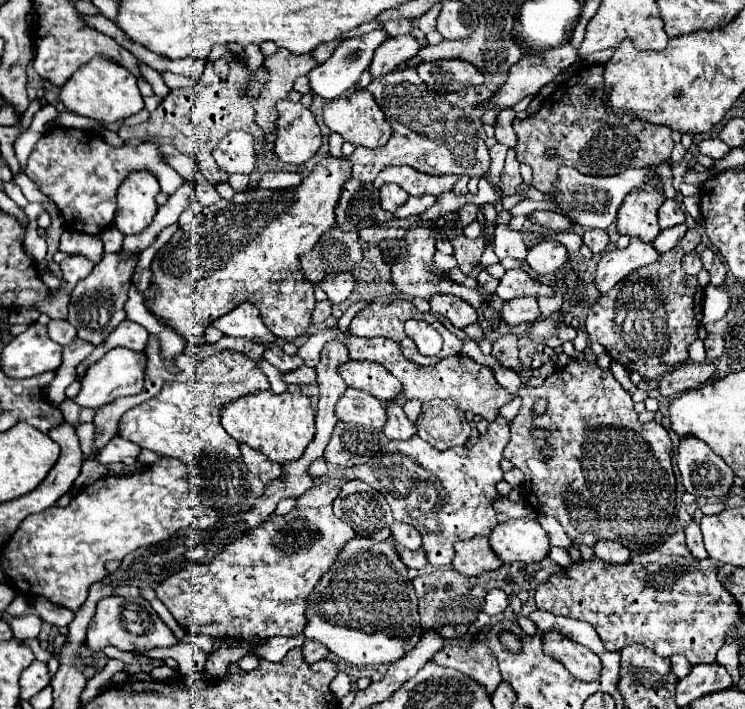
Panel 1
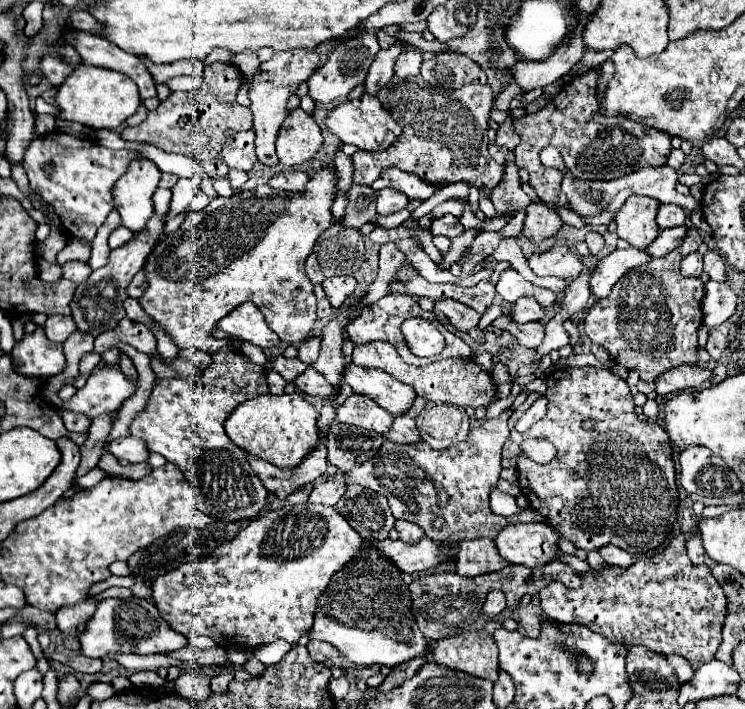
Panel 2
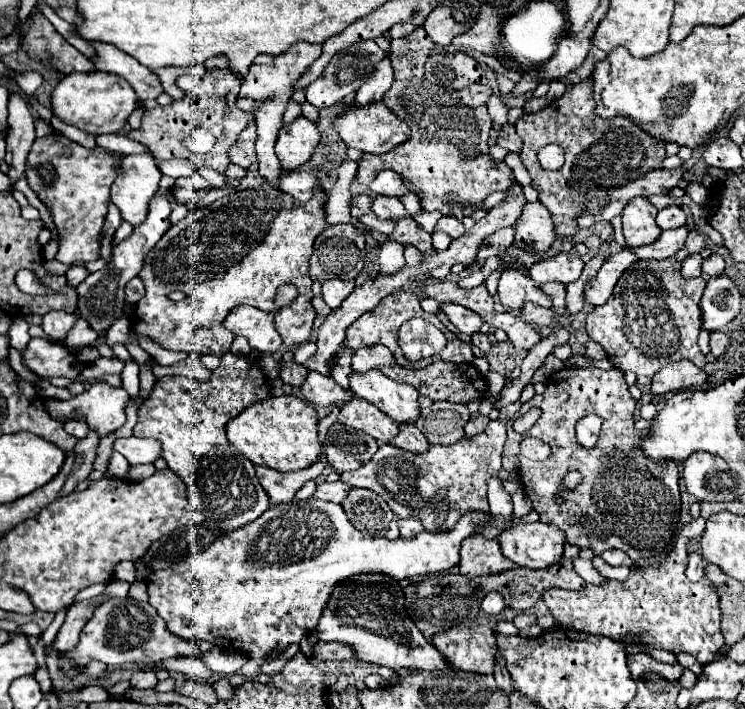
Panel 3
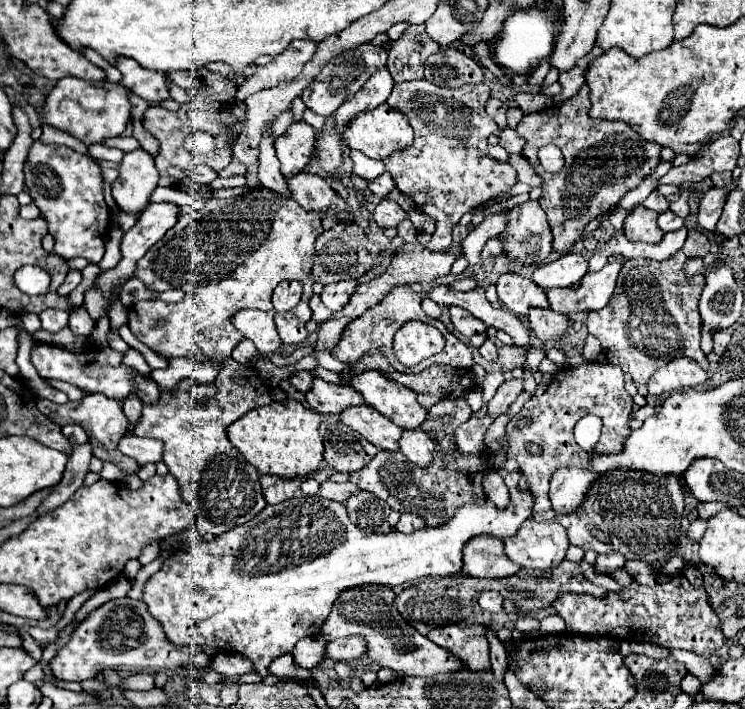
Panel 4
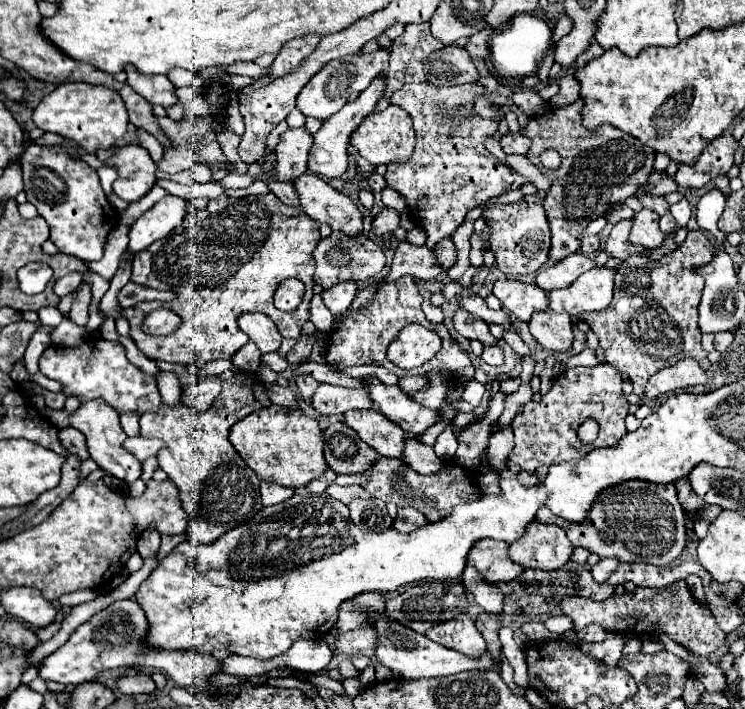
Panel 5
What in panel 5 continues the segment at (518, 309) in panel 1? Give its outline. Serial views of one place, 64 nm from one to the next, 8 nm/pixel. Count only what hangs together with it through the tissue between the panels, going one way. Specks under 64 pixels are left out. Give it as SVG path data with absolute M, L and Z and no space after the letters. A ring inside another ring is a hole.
M534 312L530 318L530 334L546 350L564 352L572 344L572 322L568 314L558 312Z

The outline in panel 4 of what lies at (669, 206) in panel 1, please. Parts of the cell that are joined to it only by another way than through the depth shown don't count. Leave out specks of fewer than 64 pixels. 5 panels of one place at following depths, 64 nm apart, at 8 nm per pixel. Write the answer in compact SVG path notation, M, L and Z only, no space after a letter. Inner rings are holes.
M666 210L658 216L658 226L664 230L664 232L672 232L672 230L678 230L684 226L684 218L680 218L678 214L674 214L672 210Z

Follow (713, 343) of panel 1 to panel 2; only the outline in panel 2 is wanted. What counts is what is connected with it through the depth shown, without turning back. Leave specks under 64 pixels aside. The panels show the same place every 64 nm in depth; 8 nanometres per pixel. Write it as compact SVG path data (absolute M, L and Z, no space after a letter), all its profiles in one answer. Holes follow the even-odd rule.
M710 330L706 350L712 356L712 360L718 360L722 356L722 352L726 350L726 336L722 332L718 332L718 330Z

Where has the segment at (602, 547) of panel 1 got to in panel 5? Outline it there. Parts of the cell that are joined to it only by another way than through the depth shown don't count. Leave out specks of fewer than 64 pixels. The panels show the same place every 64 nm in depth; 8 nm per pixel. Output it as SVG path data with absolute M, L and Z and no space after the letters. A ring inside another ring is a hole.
M602 558L596 566L592 566L592 576L594 576L594 580L596 582L606 582L610 576L612 576L612 572L618 568L618 560L614 560L614 558Z

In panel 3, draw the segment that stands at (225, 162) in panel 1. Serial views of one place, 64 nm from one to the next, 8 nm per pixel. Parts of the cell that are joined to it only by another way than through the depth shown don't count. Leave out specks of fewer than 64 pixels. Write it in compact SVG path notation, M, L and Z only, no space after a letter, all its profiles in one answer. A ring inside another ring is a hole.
M254 122L248 124L236 138L236 142L228 150L228 158L232 164L240 168L250 168L250 164L256 162L256 152L254 152L254 140L256 140L256 126Z

